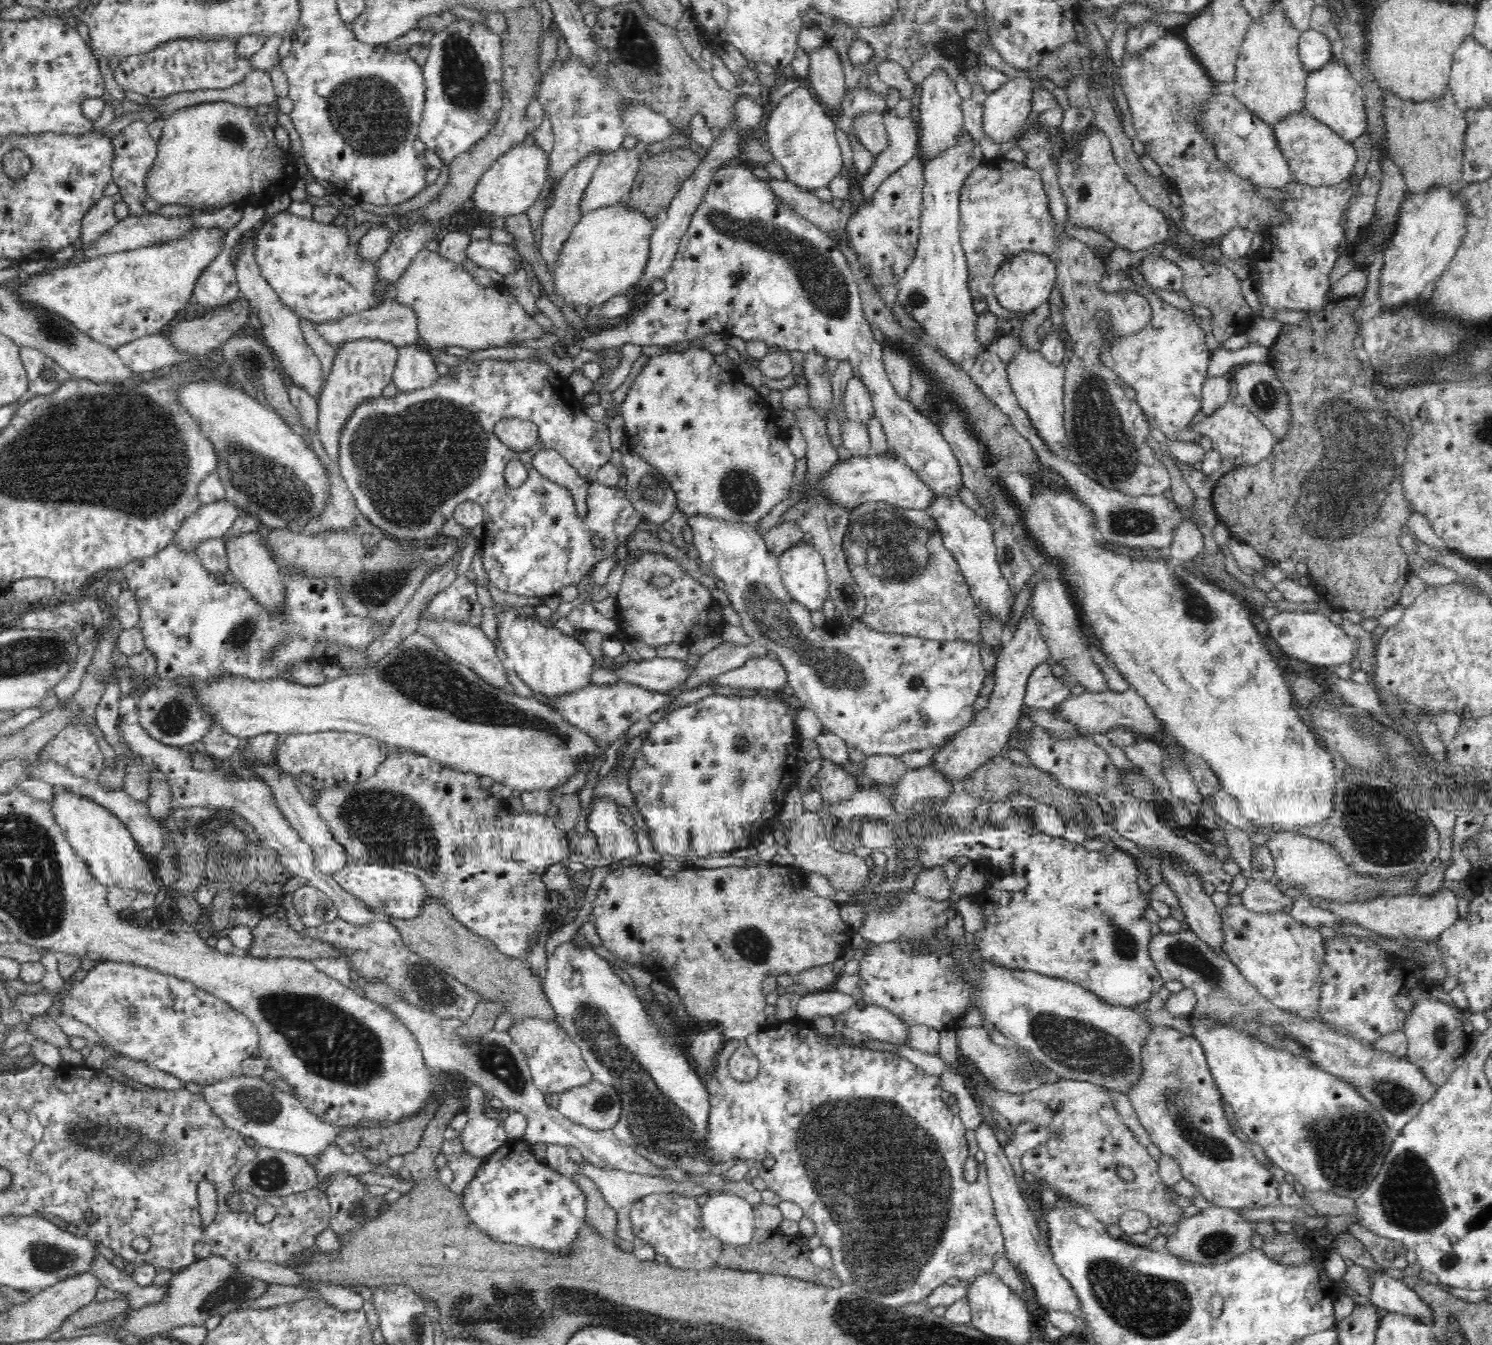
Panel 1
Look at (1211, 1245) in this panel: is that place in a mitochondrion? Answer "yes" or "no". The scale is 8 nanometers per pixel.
yes

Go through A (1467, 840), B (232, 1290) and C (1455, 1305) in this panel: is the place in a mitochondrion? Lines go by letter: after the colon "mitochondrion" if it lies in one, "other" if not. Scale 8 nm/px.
A: other
B: mitochondrion
C: other

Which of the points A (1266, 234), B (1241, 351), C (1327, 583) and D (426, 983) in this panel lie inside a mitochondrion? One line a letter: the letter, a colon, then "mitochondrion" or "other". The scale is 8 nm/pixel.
A: other
B: other
C: other
D: mitochondrion

